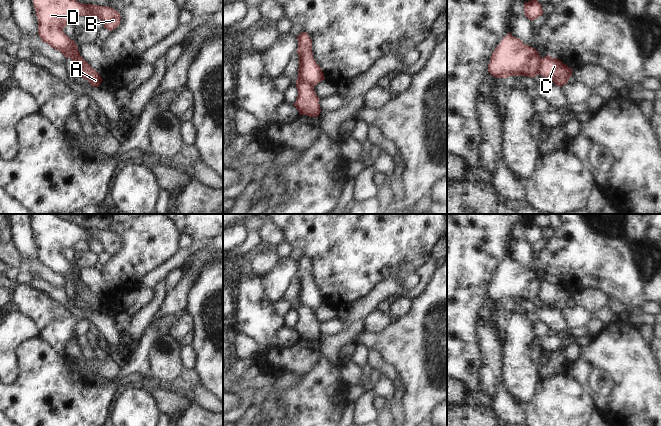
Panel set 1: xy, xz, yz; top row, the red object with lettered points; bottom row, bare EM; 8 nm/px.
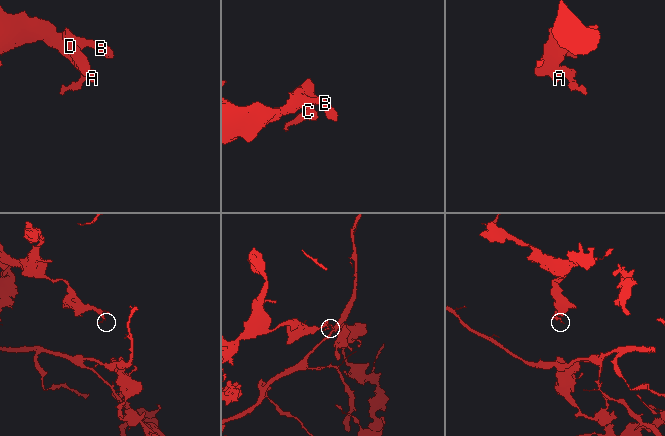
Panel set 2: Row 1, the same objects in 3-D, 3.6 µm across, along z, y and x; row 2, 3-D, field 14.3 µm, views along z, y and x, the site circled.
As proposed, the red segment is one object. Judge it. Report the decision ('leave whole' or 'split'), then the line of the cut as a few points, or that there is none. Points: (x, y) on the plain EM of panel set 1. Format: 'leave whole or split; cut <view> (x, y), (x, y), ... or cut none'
split; cut xz (296, 304), (307, 306), (313, 310)

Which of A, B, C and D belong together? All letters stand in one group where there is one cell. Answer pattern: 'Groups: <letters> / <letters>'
Groups: A B D / C.

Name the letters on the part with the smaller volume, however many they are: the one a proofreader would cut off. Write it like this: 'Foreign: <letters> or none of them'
Foreign: C

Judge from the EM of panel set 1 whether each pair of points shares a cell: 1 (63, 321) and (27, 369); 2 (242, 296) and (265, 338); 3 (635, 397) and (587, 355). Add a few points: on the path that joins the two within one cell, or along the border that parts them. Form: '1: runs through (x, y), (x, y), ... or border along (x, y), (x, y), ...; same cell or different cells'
1: border along (39, 336), (63, 359); different cells
2: runs through (249, 306), (263, 328); same cell
3: runs through (629, 383), (601, 355); same cell

